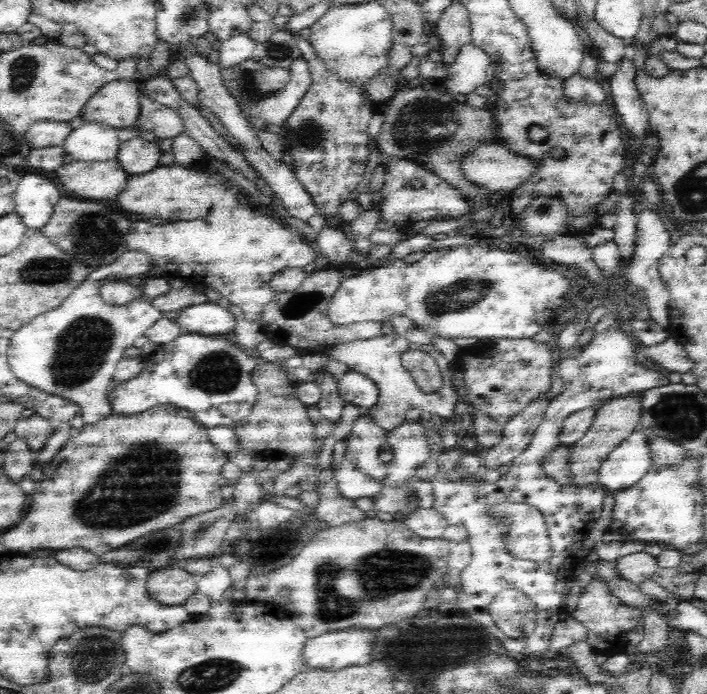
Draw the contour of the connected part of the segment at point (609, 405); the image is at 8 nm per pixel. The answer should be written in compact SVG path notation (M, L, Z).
M644 391L631 392L622 397L611 397L596 412L592 428L584 434L582 440L572 445L572 472L578 484L594 484L598 482L598 470L610 452L614 452L636 428L640 430L641 414L643 410Z

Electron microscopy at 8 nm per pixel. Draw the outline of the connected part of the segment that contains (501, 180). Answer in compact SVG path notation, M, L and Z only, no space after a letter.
M501 143L480 148L476 153L463 159L462 171L467 178L475 184L484 186L490 191L512 192L514 189L524 185L530 178L537 176L542 168L542 162L538 158L527 158L518 156L504 147Z

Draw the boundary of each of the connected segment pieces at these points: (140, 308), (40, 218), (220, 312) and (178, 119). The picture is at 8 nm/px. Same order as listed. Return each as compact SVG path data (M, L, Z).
M124 252L114 262L95 266L84 282L64 300L64 304L35 316L32 322L14 332L8 347L8 362L16 378L31 387L80 404L83 426L108 418L111 415L109 391L124 350L165 314L144 298L138 298L126 306L106 304L100 288L108 282L111 274L130 275L149 271L150 263L144 253Z
M33 170L20 178L13 201L26 228L41 229L60 198L60 186L55 180Z
M220 303L190 305L176 318L184 332L210 337L224 336L234 332L236 316Z
M141 94L140 110L136 128L153 133L160 140L176 139L176 136L187 134L187 127L178 109L158 104Z

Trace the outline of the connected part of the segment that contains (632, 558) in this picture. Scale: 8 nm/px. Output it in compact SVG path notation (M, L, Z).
M640 551L616 559L616 567L622 578L638 585L650 580L656 574L659 566L656 557Z

